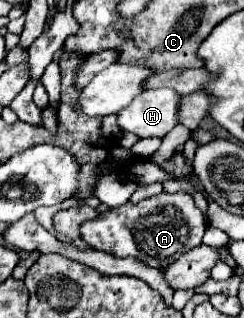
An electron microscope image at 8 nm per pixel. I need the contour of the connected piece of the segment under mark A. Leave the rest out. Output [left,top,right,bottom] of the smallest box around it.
[80,193,206,267]

